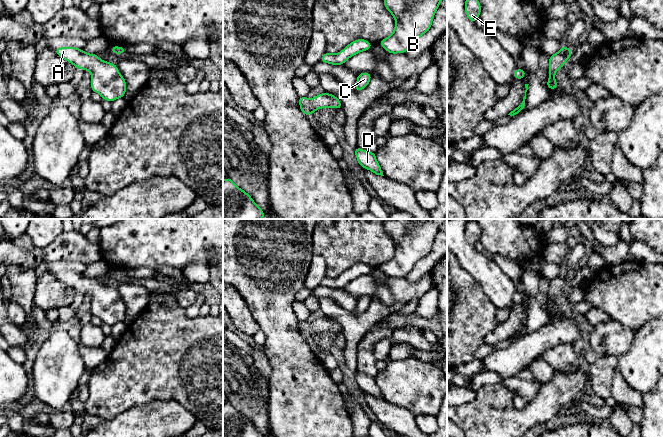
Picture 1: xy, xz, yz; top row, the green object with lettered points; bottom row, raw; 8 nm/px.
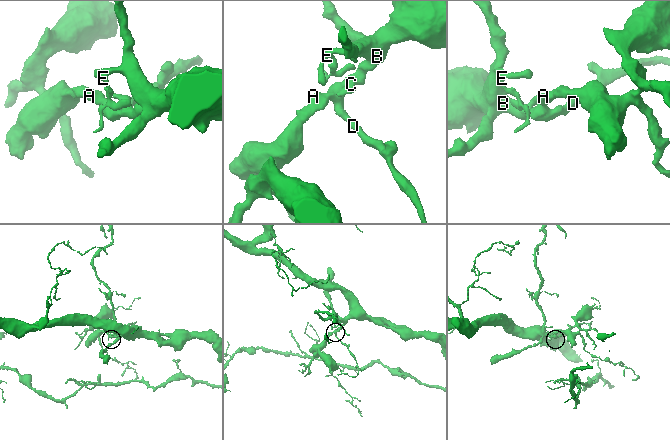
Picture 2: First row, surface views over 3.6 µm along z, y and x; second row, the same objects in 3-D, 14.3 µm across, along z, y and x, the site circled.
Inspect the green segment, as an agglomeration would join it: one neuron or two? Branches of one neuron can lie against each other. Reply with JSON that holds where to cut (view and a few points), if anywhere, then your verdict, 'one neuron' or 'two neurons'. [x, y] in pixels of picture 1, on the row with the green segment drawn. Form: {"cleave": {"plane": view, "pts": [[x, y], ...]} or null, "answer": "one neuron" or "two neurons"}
{"cleave": null, "answer": "one neuron"}

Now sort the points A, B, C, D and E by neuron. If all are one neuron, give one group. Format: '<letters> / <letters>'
A B C D E

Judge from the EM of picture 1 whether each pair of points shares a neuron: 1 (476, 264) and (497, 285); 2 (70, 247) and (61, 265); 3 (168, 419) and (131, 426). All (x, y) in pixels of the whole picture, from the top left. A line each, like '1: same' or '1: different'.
1: same
2: different
3: same

